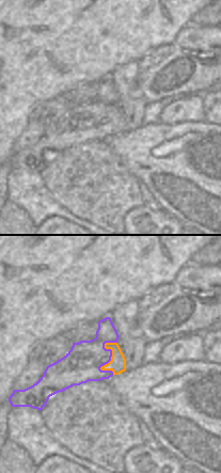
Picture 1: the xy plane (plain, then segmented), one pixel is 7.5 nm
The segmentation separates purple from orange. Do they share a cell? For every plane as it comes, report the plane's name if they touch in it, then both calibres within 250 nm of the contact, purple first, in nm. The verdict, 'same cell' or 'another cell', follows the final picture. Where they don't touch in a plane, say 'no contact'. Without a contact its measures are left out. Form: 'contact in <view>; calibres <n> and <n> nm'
contact in xy; calibres 280 and 130 nm

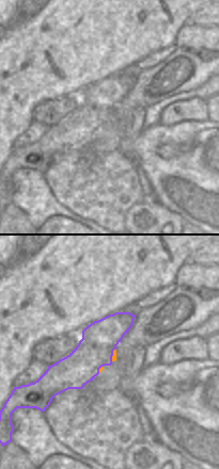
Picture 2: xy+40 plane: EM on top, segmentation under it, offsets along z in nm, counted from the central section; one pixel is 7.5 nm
contact in xy+40; calibres 280 and 30 nm

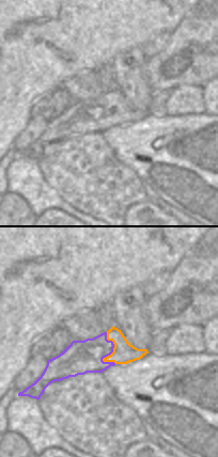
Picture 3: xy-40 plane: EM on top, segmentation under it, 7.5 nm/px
contact in xy-40; calibres 260 and 160 nm

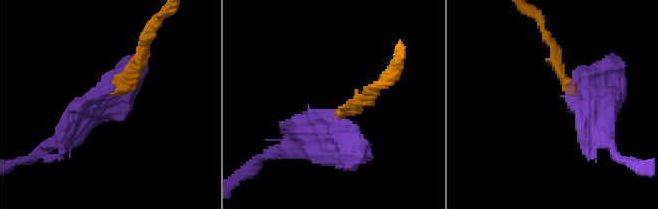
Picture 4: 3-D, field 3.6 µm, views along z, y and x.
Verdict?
another cell

